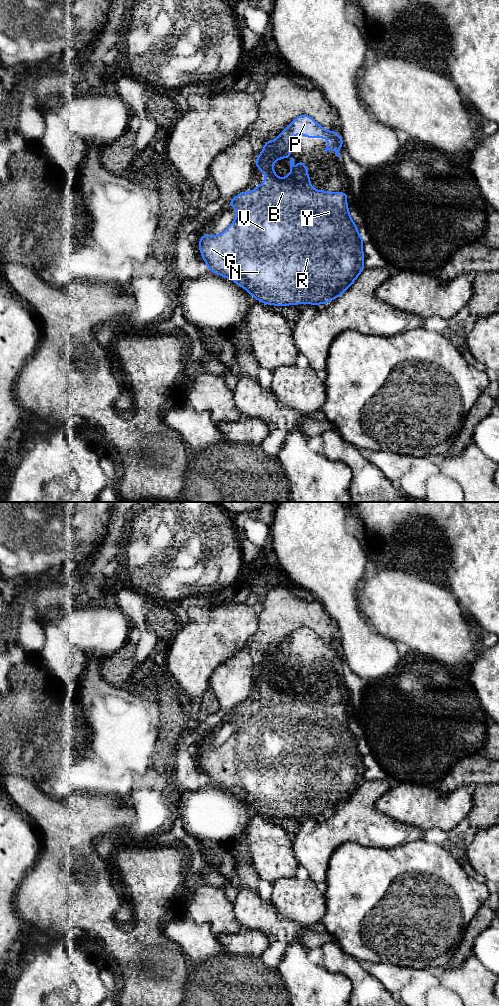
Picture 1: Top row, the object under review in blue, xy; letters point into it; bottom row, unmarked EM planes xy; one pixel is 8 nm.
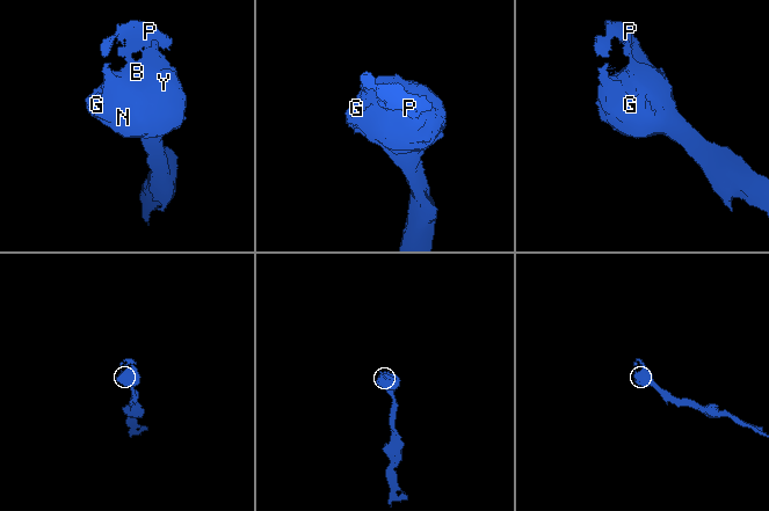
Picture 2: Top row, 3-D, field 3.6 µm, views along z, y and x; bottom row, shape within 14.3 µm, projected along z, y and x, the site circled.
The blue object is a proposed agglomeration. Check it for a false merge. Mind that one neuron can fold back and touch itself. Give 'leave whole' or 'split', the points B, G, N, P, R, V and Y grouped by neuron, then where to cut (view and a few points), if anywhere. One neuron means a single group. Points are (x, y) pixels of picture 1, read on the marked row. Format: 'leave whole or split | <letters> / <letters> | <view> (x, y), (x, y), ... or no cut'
leave whole | B G N P R V Y | no cut

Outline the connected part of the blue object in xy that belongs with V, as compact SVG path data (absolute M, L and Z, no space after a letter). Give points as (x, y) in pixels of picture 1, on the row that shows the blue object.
M302 114L297 116L290 124L279 134L279 136L273 141L265 141L264 147L261 151L261 154L255 159L255 166L257 169L261 169L263 175L266 178L265 182L260 183L259 186L254 187L253 192L241 192L236 195L230 202L227 203L227 206L234 207L236 209L235 220L231 225L226 228L221 234L207 235L203 234L199 239L199 251L204 259L207 268L209 271L218 274L224 278L228 278L234 281L238 286L244 288L251 296L253 296L257 301L274 306L288 306L288 305L297 305L308 303L310 305L320 305L327 304L333 299L340 297L358 278L358 276L363 271L364 267L364 252L363 252L363 243L365 239L358 234L358 226L355 224L353 219L349 214L348 204L347 204L347 195L348 192L328 192L325 190L315 190L311 185L311 179L308 175L308 168L305 166L303 160L298 160L298 173L294 173L294 158L290 159L290 173L285 178L279 178L274 173L273 163L276 160L280 160L286 157L291 156L290 143L291 139L297 134L300 133L303 137L308 138L327 138L328 143L325 148L325 152L328 150L334 150L336 155L340 158L339 150L343 147L343 138L338 135L337 132L332 130L325 130L320 124L318 124L311 116Z

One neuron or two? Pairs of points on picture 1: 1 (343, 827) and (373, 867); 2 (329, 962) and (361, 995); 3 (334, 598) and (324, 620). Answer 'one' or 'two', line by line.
1: two
2: one
3: two

